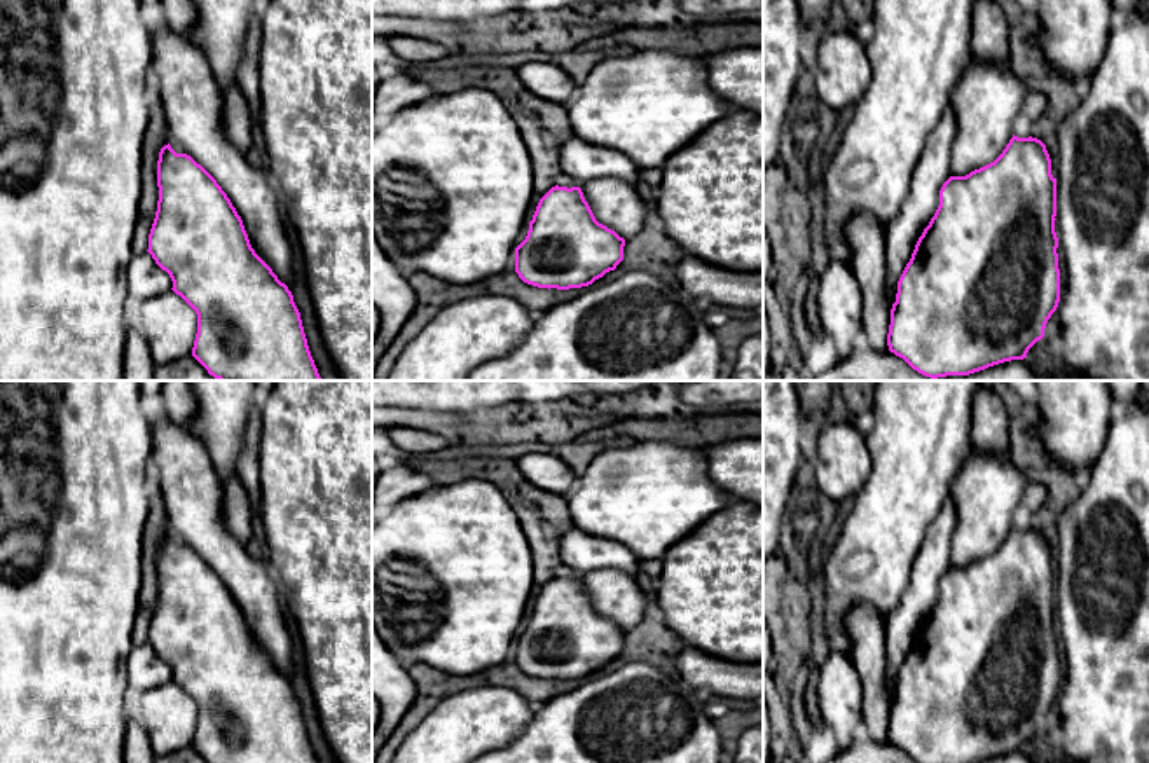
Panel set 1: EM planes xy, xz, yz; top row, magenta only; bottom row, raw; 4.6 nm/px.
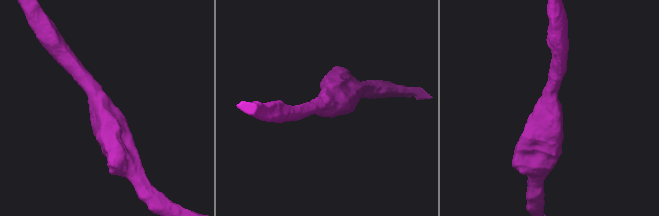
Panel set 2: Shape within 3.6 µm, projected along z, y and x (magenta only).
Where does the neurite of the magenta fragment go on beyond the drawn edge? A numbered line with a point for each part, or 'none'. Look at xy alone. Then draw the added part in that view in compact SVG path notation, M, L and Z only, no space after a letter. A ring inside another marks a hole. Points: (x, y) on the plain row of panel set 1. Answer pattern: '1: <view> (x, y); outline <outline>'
1: xy (192, 491); outline M166 414L150 428L169 531L217 571L241 608L251 639L286 676L293 648L279 583L265 559L251 557L225 529L224 482L204 443Z

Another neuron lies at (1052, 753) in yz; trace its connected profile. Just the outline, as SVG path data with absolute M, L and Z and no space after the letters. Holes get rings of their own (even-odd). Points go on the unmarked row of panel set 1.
M1044 733L1046 747L1041 751L1011 751L994 758L988 758L980 763L1074 763L1060 747L1049 740L1048 733Z

